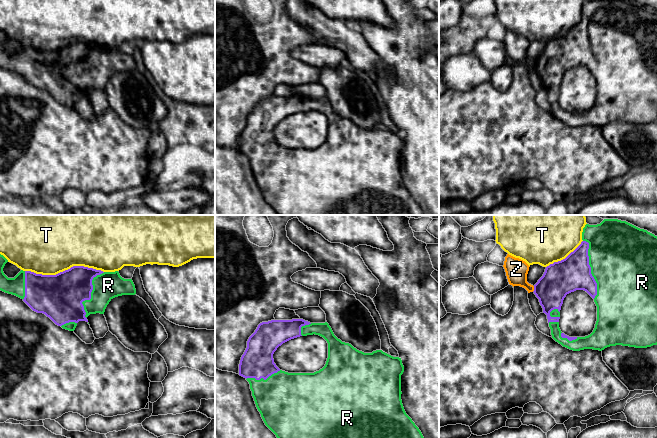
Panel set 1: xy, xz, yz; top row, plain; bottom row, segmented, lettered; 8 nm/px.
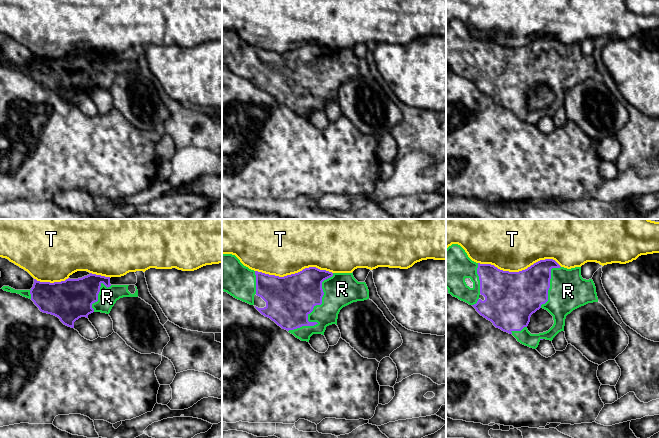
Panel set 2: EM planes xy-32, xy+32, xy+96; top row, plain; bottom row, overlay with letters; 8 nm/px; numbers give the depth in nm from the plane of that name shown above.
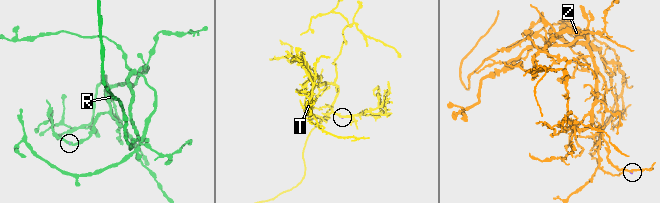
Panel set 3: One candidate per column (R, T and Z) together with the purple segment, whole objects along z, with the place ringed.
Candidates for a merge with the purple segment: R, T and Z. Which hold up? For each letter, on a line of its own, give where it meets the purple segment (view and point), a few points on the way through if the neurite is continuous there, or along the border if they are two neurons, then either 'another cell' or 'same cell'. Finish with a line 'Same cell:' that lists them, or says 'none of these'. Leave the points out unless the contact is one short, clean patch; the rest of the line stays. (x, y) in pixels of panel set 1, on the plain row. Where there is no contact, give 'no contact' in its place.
R: yz (590, 44) | same cell
T: xy (64, 47) | another cell
Z: yz (534, 65) | along yz (534, 62), (532, 67) | another cell
Same cell: R

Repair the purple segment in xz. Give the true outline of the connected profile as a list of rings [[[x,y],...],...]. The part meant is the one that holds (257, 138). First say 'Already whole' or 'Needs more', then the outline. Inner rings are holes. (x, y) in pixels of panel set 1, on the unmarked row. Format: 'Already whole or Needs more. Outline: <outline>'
Needs more. Outline: [[[303,95],[260,99],[249,113],[239,140],[239,151],[249,158],[265,201],[278,215],[424,215],[402,180],[403,148],[401,134],[393,133],[382,126],[364,129],[338,115],[327,98],[310,99]],[[313,110],[323,113],[328,119],[328,134],[322,145],[314,149],[288,149],[276,142],[273,130],[279,122],[291,115]]]

